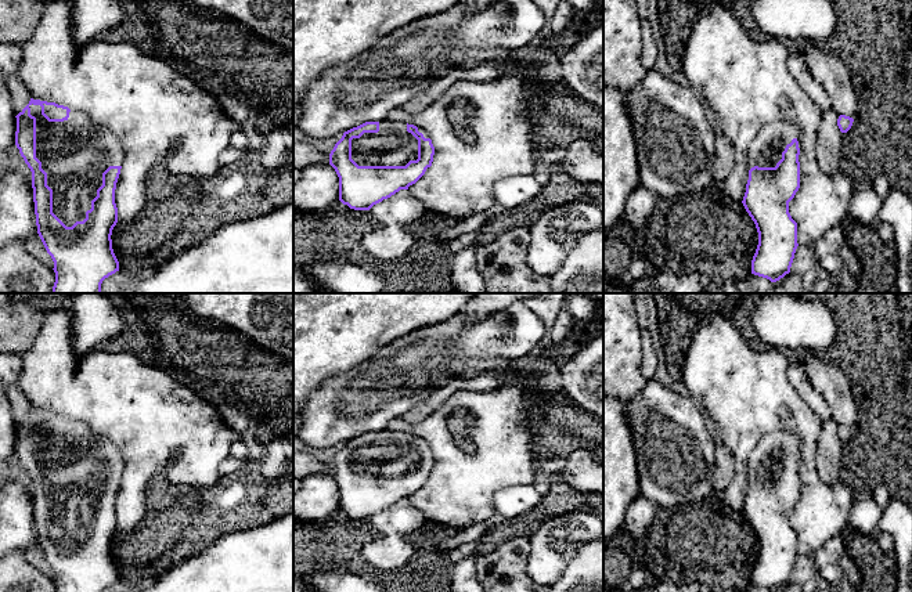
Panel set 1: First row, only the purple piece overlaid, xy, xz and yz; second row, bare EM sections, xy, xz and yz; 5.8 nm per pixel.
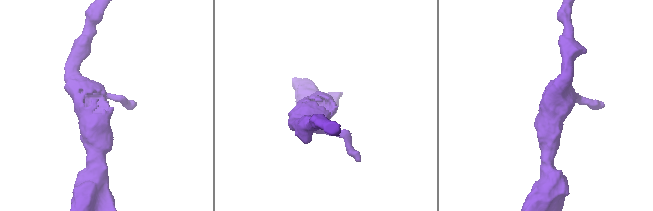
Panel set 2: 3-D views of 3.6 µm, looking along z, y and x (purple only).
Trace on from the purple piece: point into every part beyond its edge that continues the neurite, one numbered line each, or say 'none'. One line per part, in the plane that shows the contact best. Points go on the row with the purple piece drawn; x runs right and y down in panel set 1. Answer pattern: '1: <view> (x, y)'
1: xy (75, 152)

